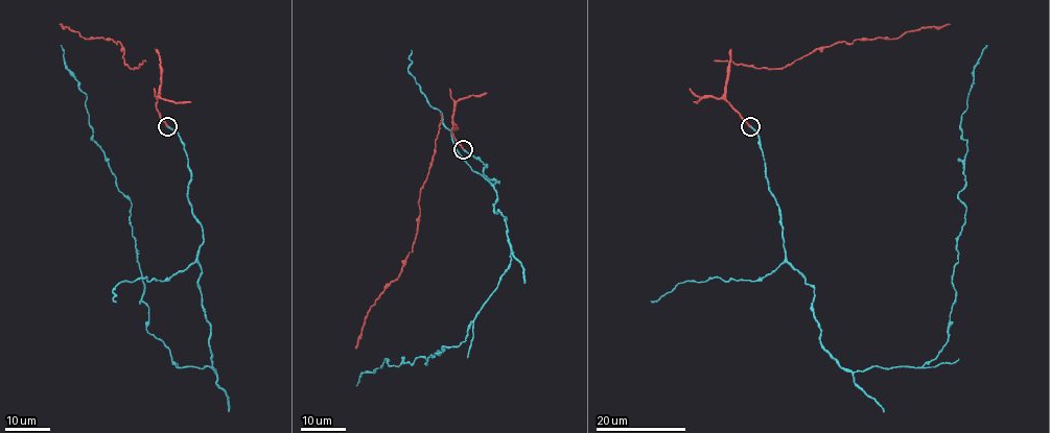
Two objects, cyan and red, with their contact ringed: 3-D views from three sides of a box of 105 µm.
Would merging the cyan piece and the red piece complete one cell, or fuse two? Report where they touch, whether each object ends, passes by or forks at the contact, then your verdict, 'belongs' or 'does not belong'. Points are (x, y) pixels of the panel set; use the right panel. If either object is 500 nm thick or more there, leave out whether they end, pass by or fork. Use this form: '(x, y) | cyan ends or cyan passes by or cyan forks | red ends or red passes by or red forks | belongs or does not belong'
(750, 126) | cyan ends | red ends | belongs

